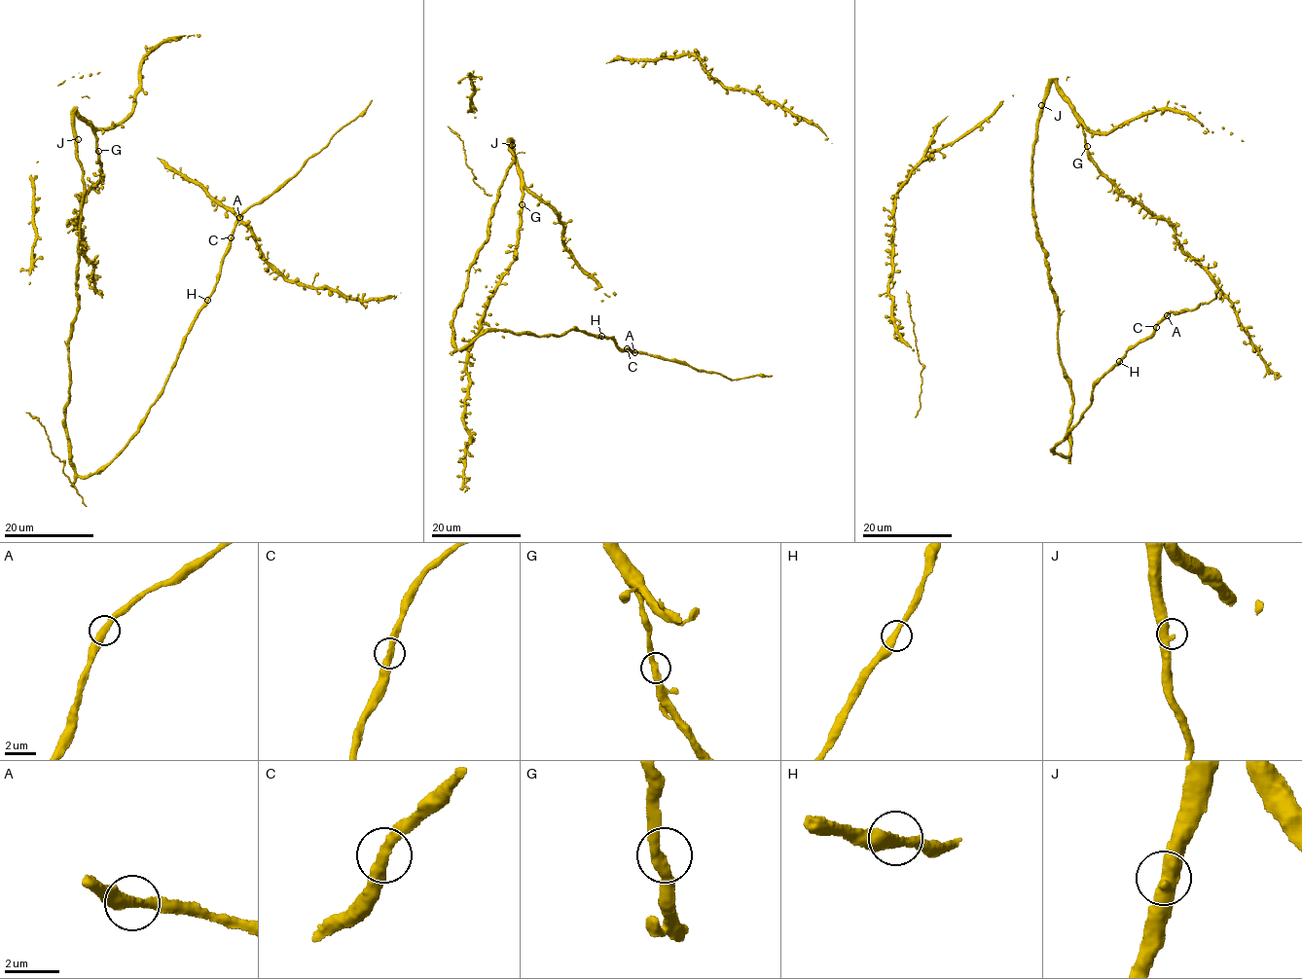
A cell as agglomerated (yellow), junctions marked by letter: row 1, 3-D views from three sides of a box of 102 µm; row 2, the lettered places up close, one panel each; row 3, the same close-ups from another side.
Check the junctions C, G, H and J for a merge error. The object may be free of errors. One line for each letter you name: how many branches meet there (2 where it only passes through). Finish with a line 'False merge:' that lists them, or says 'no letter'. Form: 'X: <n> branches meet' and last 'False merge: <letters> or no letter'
False merge: no letter

